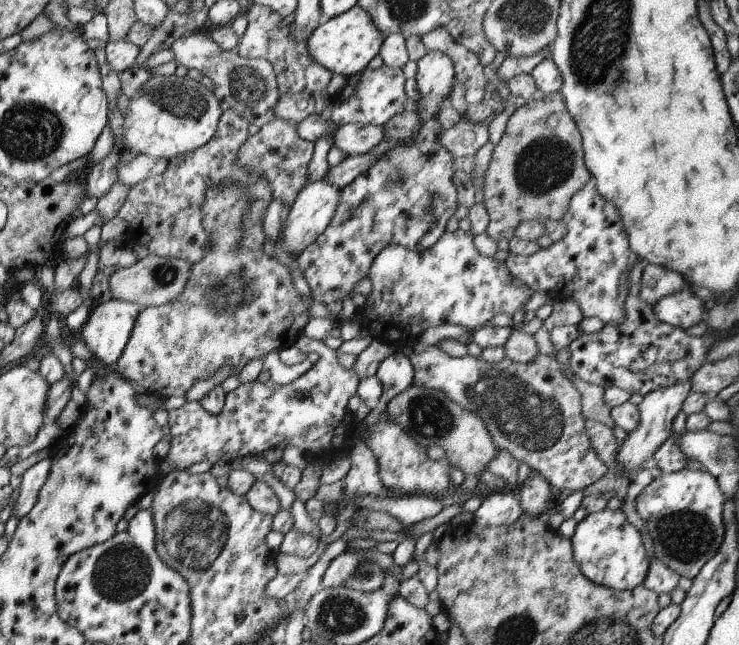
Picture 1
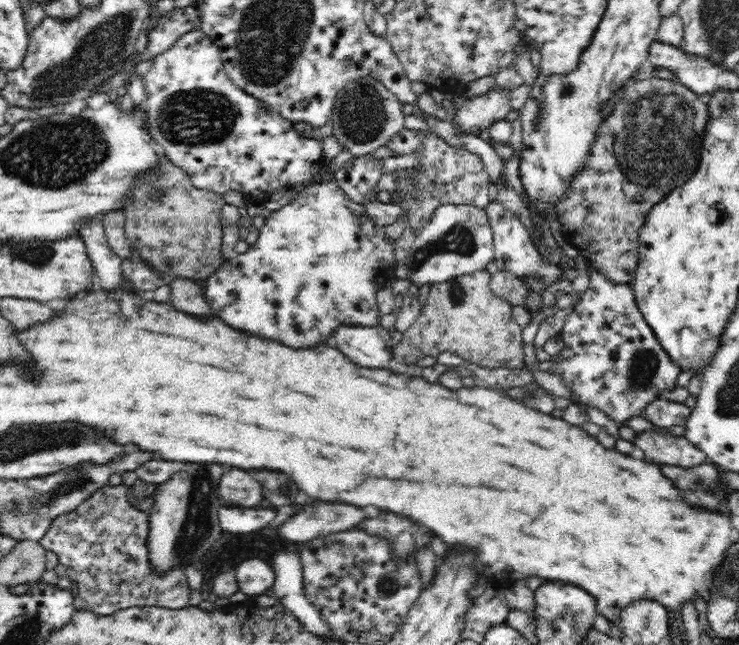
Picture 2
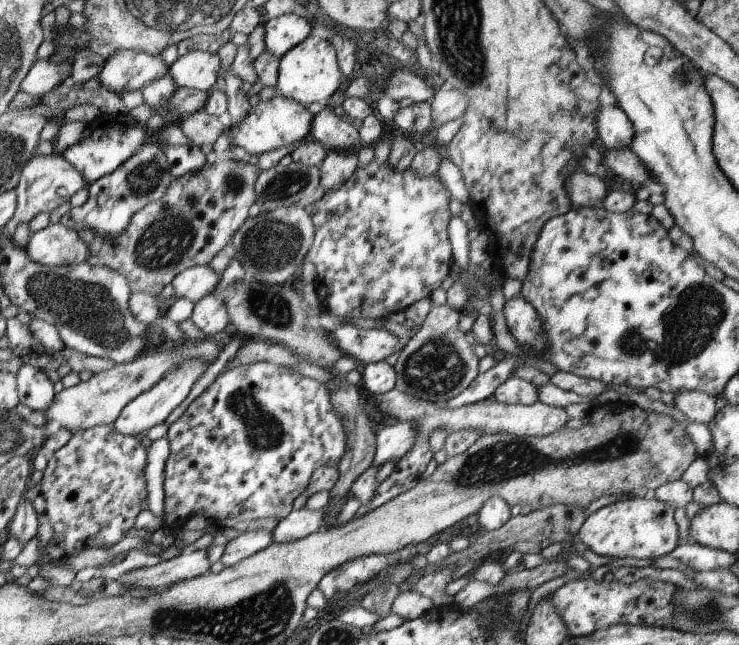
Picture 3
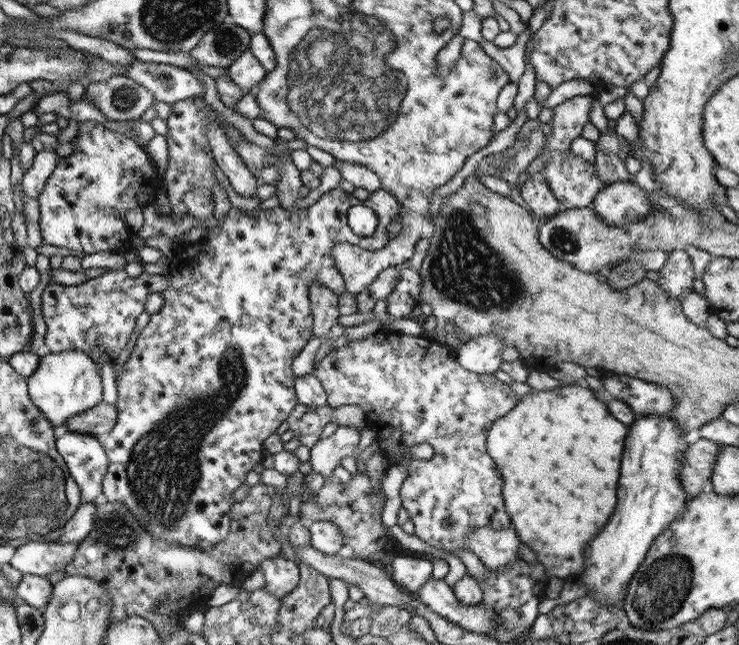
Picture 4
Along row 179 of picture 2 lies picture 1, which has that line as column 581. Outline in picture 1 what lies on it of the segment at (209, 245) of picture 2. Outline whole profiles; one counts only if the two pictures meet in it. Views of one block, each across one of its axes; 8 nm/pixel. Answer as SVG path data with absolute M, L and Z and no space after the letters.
M560 92L542 95L539 100L526 101L509 116L505 130L494 146L484 176L482 204L488 212L486 233L495 241L511 240L519 224L529 221L561 220L569 201L592 181L583 160L581 136L567 112Z

